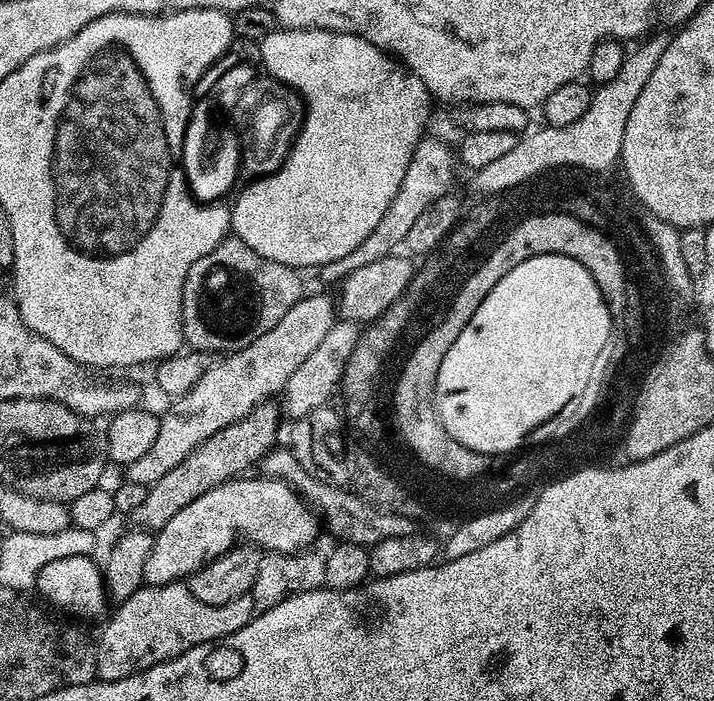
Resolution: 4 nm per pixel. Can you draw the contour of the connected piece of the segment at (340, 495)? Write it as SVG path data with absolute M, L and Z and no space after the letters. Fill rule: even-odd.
M277 446L264 457L262 461L263 475L273 476L276 480L285 480L289 486L296 489L305 501L318 513L319 519L333 532L337 541L345 544L357 544L369 549L382 542L382 538L406 538L417 535L417 521L410 516L402 514L386 513L368 504L356 491L344 486L324 484L321 480L315 480L308 471L298 462L298 458L292 453L291 447Z

